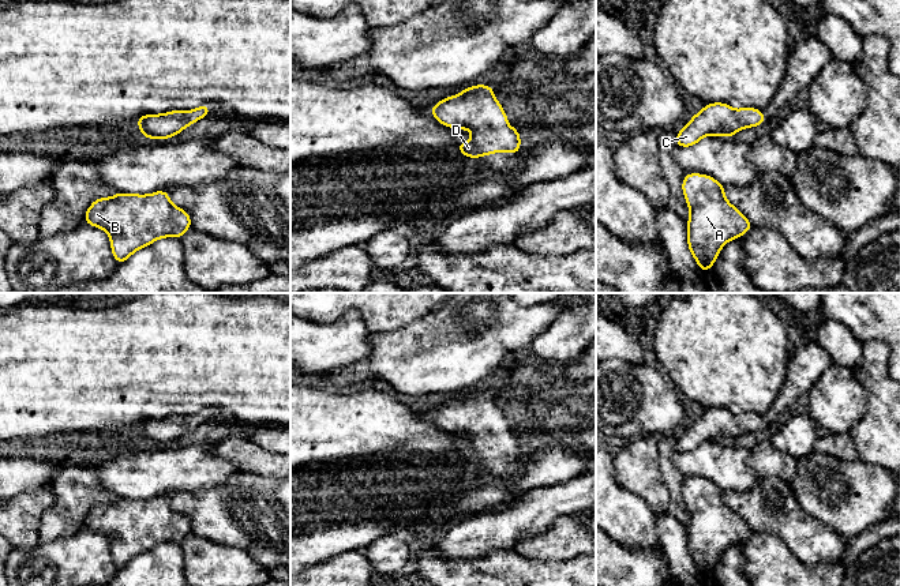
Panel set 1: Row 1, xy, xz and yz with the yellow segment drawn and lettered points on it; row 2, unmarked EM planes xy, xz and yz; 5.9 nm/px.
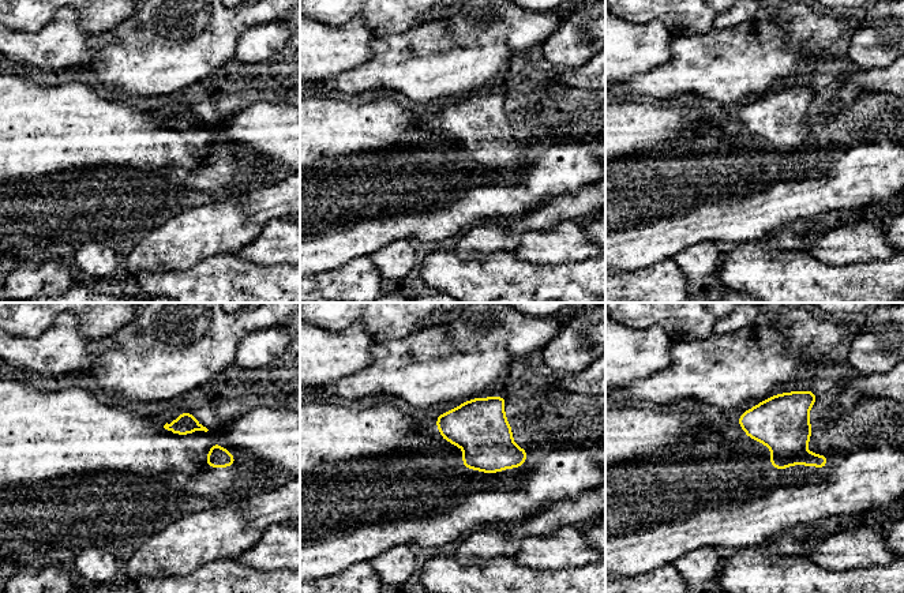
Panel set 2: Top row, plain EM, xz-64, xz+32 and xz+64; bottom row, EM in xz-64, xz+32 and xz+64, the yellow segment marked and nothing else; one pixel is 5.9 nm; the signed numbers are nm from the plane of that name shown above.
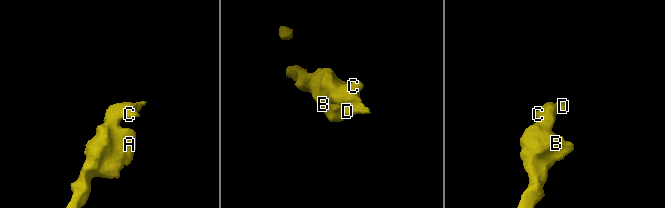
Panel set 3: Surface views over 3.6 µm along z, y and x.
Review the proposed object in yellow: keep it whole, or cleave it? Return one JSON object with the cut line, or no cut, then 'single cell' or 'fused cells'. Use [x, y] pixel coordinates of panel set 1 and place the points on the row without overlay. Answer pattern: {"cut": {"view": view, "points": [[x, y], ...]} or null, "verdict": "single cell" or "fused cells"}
{"cut": null, "verdict": "single cell"}

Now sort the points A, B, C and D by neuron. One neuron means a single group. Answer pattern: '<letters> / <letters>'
A B C D

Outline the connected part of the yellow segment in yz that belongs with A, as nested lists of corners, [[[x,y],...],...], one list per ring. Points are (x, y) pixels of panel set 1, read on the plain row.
[[[687,478],[682,487],[690,515],[687,552],[701,578],[712,574],[724,549],[754,531],[725,504],[724,493],[716,484],[700,478]]]

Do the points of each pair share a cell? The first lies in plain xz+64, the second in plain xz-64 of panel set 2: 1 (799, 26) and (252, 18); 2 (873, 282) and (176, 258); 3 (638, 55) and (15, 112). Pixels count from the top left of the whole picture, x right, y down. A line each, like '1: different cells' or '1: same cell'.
1: same cell
2: different cells
3: different cells

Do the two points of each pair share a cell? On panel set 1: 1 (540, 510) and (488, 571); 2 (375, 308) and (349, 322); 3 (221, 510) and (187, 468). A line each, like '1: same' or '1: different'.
1: different
2: different
3: different

